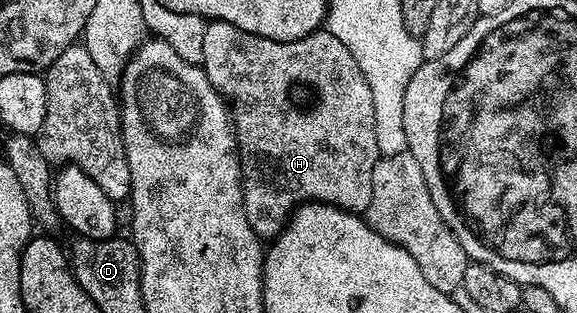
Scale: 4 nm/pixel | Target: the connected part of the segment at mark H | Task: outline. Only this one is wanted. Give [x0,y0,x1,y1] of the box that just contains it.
[203,21,381,239]

